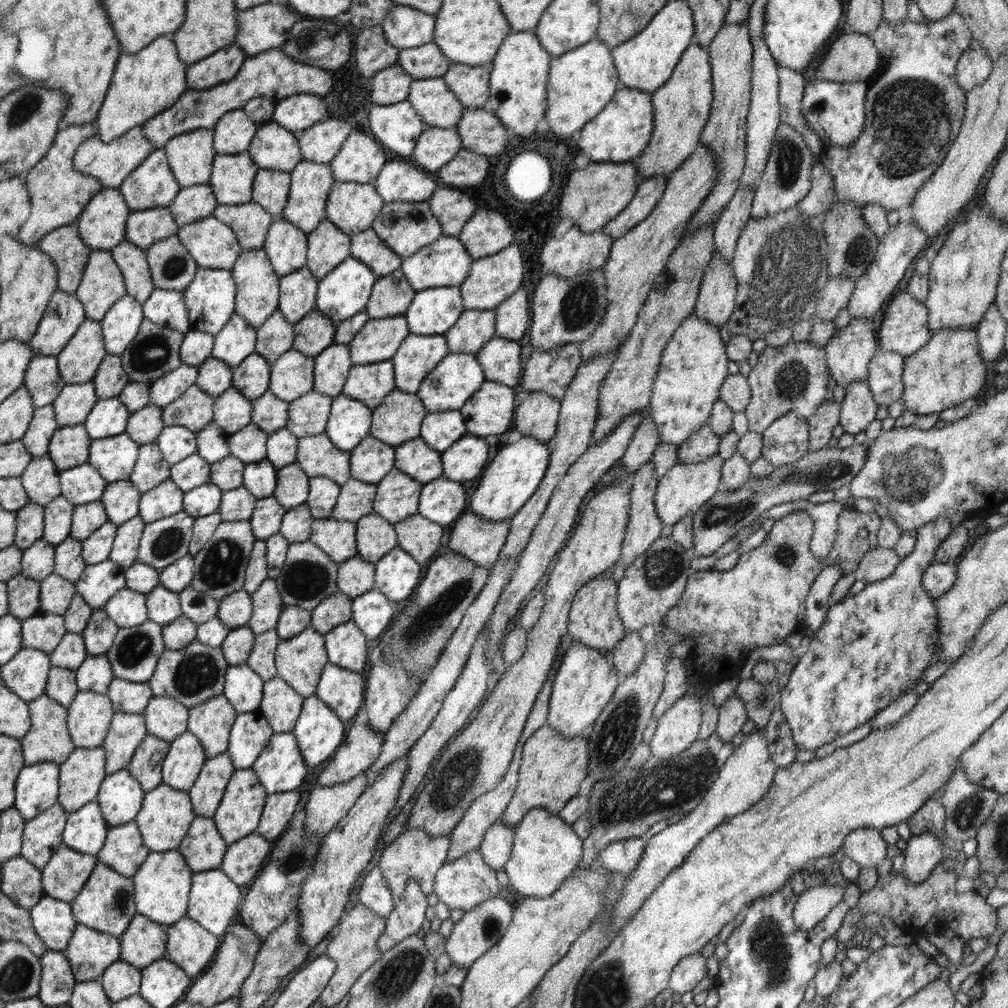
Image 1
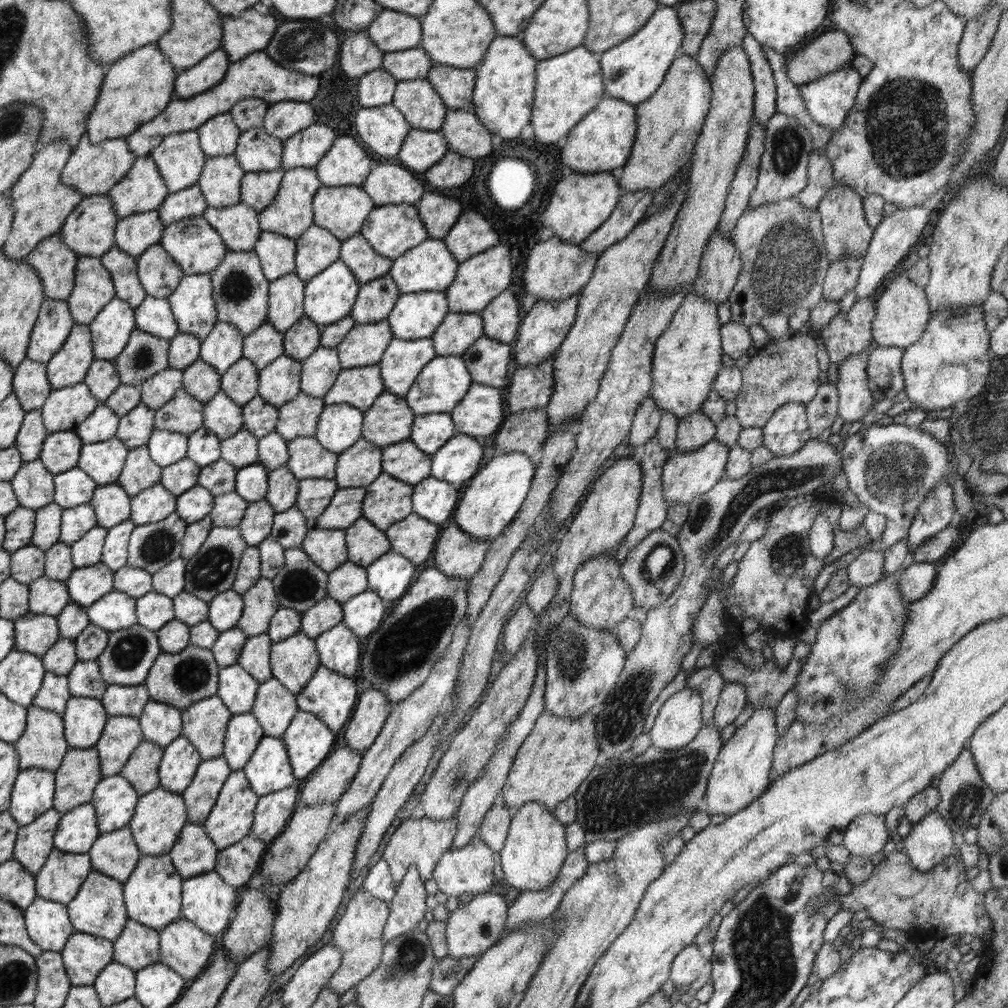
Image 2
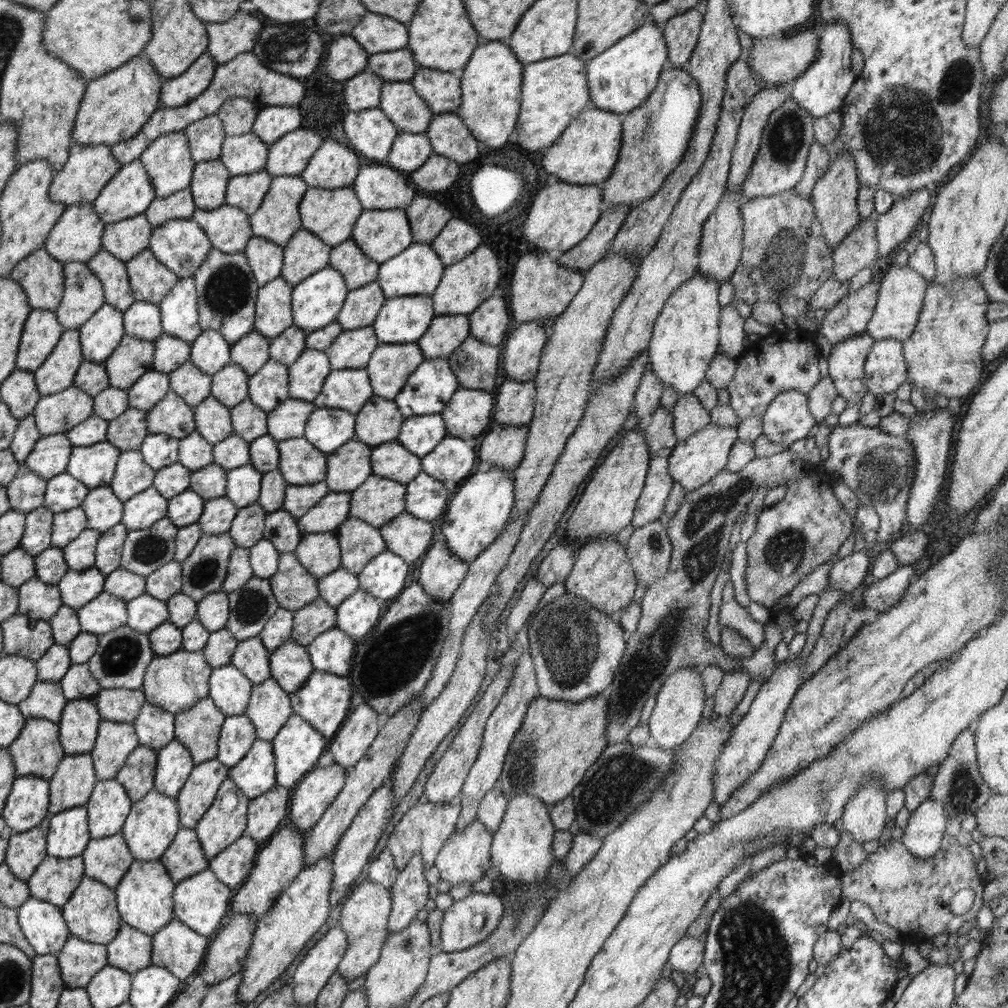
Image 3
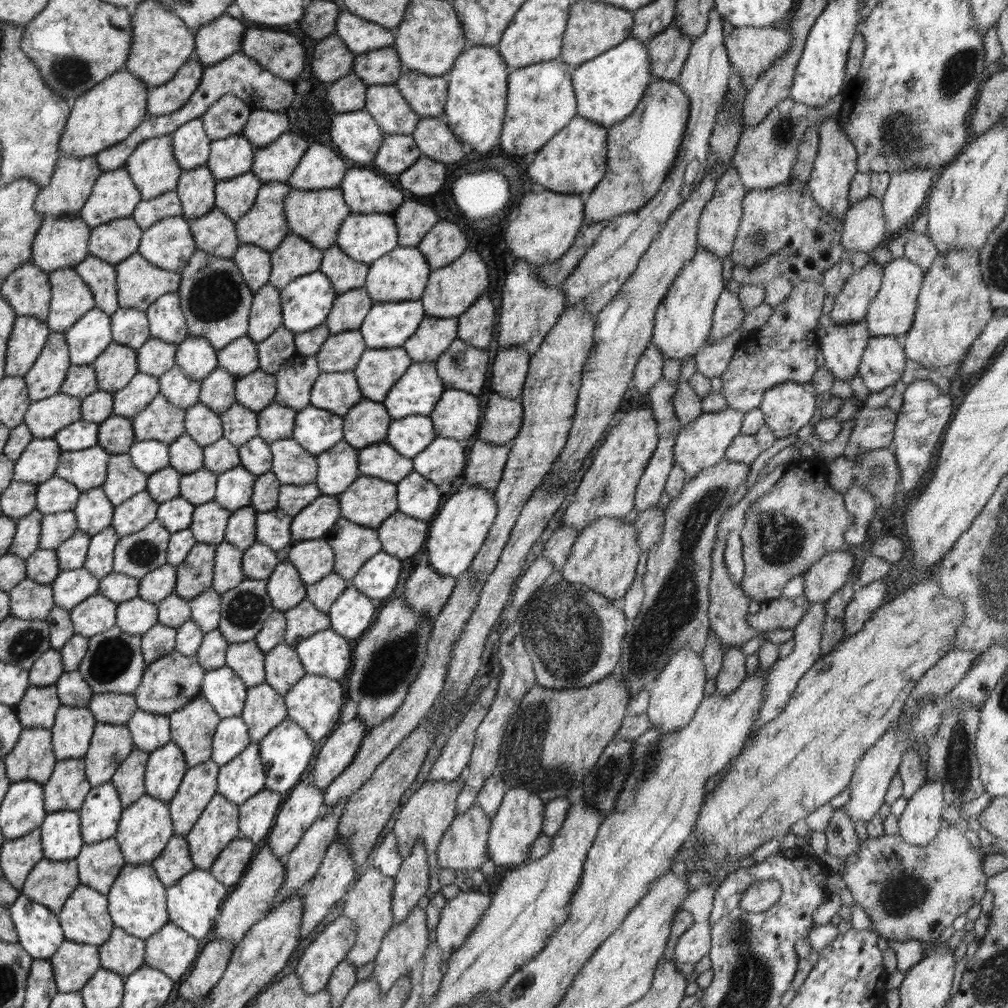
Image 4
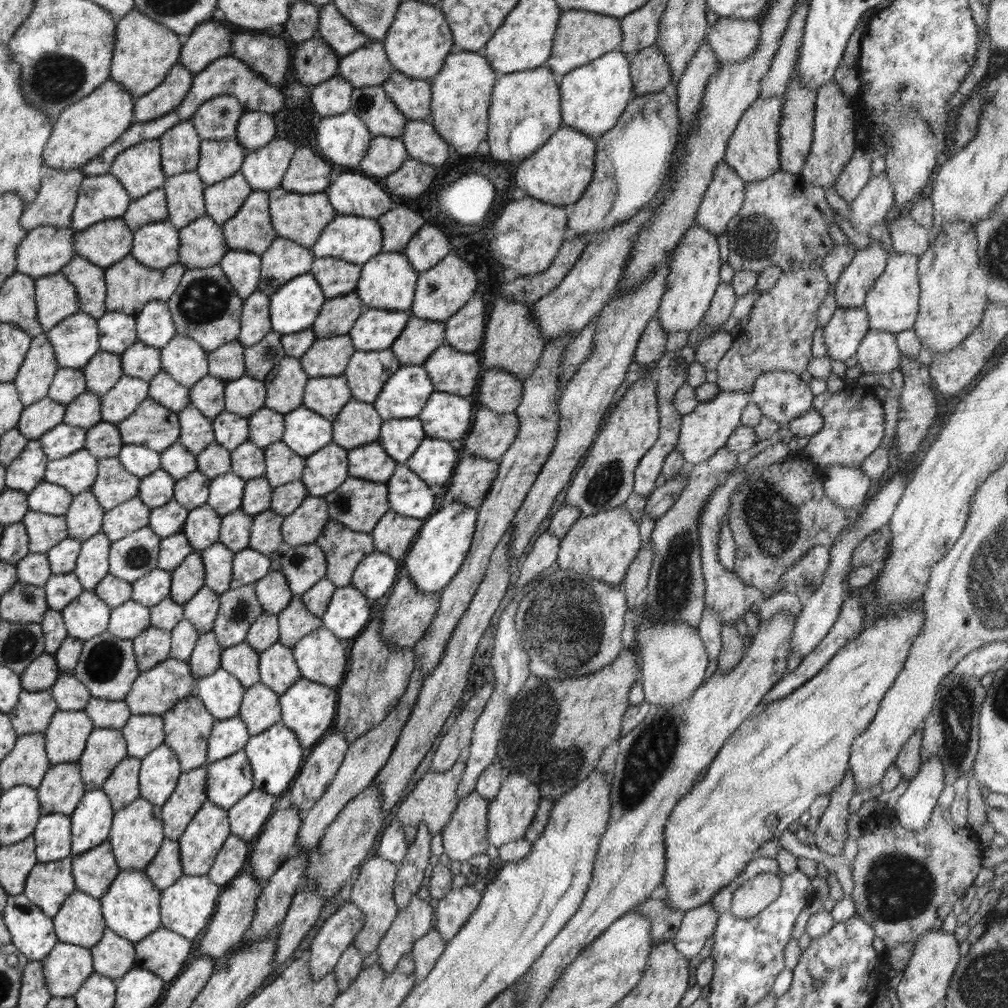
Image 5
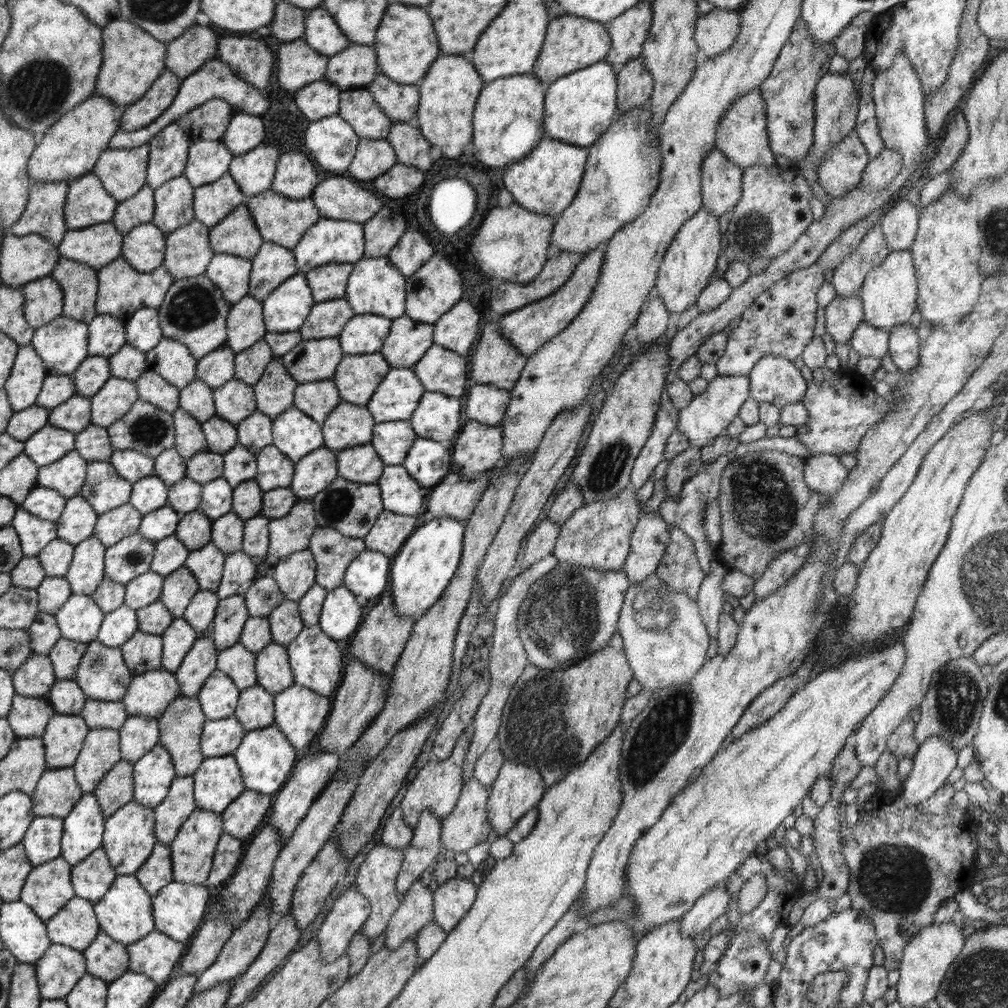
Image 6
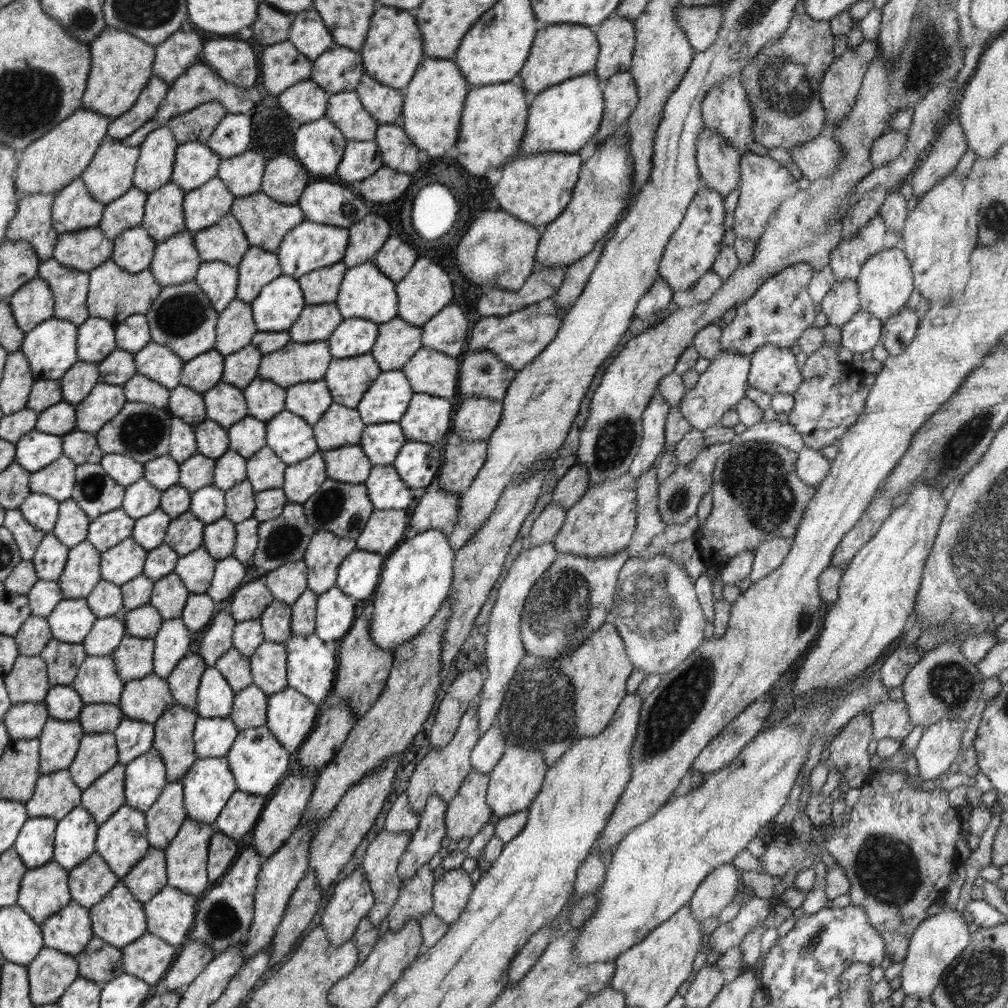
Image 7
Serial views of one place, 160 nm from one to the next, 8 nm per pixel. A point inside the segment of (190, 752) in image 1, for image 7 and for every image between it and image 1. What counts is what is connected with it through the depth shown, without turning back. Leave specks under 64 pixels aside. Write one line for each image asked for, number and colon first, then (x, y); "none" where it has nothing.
2: (180, 761)
3: (174, 765)
4: (166, 767)
5: (160, 771)
6: (153, 773)
7: (146, 775)

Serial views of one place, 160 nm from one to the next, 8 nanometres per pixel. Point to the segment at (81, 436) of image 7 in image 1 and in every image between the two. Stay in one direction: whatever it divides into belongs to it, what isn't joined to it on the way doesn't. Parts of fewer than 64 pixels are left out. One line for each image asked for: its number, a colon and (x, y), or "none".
1: (145, 425)
2: (135, 428)
3: (127, 431)
4: (115, 435)
5: (103, 440)
6: (93, 444)

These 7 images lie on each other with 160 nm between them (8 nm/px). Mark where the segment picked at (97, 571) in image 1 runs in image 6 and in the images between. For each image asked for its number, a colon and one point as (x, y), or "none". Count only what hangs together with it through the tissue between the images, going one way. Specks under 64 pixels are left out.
2: (86, 585)
3: (77, 587)
4: (70, 587)
5: (61, 589)
6: (53, 592)

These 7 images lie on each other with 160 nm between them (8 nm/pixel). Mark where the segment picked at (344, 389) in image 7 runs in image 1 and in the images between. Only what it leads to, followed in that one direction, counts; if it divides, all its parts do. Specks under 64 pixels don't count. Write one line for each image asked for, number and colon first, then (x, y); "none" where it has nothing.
1: (418, 354)
2: (402, 361)
3: (390, 365)
4: (378, 369)
5: (366, 372)
6: (357, 376)

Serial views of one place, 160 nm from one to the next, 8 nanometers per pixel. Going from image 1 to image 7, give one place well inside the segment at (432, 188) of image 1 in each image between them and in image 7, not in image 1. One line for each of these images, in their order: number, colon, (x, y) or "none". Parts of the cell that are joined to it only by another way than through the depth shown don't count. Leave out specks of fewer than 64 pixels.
2: (387, 184)
3: (378, 187)
4: (364, 191)
5: (353, 193)
6: (341, 198)
7: (329, 204)

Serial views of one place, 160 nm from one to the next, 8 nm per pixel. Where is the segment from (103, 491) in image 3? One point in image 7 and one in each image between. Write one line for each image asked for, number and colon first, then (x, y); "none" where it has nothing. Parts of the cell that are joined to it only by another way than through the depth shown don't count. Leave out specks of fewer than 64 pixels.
4: (94, 512)
5: (84, 518)
6: (77, 522)
7: (71, 528)

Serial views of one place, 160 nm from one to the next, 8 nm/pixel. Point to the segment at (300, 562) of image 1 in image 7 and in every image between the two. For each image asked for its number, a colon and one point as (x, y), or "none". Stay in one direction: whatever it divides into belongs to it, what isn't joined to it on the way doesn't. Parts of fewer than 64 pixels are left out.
2: (301, 583)
3: (293, 587)
4: (284, 585)
5: (273, 593)
6: (262, 596)
7: (249, 601)

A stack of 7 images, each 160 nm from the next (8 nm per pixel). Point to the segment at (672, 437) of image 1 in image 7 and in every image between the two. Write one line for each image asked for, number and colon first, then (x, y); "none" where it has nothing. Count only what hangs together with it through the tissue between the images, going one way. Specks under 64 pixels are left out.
2: (687, 356)
3: (685, 337)
4: (683, 321)
5: (693, 276)
6: (690, 260)
7: (690, 253)

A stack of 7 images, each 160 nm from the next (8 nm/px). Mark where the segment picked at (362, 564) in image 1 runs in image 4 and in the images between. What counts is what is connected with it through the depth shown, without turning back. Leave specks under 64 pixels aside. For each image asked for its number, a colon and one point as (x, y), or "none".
2: (347, 580)
3: (340, 583)
4: (322, 594)

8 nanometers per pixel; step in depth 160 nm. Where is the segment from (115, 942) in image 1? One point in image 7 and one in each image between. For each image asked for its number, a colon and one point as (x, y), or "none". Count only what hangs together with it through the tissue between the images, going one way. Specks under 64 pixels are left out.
2: (84, 956)
3: (79, 961)
4: (74, 964)
5: (67, 966)
6: (60, 967)
7: (51, 972)

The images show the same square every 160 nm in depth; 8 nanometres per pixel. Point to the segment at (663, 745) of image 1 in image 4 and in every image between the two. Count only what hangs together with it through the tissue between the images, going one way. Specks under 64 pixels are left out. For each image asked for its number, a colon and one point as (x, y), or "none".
2: (679, 720)
3: (678, 711)
4: (678, 692)

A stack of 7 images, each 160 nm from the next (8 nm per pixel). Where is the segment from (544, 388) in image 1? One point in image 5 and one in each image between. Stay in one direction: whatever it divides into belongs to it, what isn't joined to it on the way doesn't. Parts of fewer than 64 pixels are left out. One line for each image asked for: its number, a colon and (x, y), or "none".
2: (531, 387)
3: (514, 402)
4: (501, 420)
5: (491, 434)

